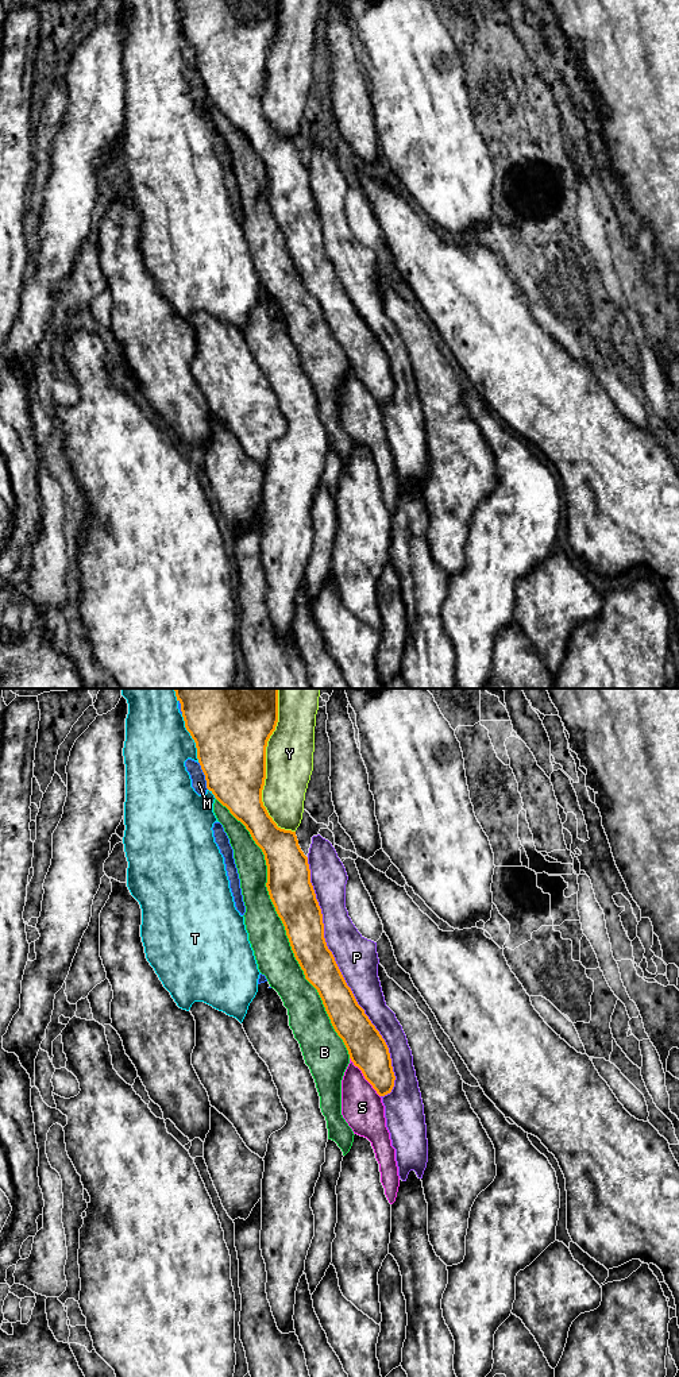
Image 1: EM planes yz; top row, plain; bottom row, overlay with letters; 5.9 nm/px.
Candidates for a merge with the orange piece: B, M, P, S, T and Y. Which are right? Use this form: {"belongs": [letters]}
{"belongs": ["S"]}

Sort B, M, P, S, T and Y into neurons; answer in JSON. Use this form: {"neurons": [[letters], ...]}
{"neurons": [["B", "Y"], ["M", "P"], ["S"], ["T"]]}

